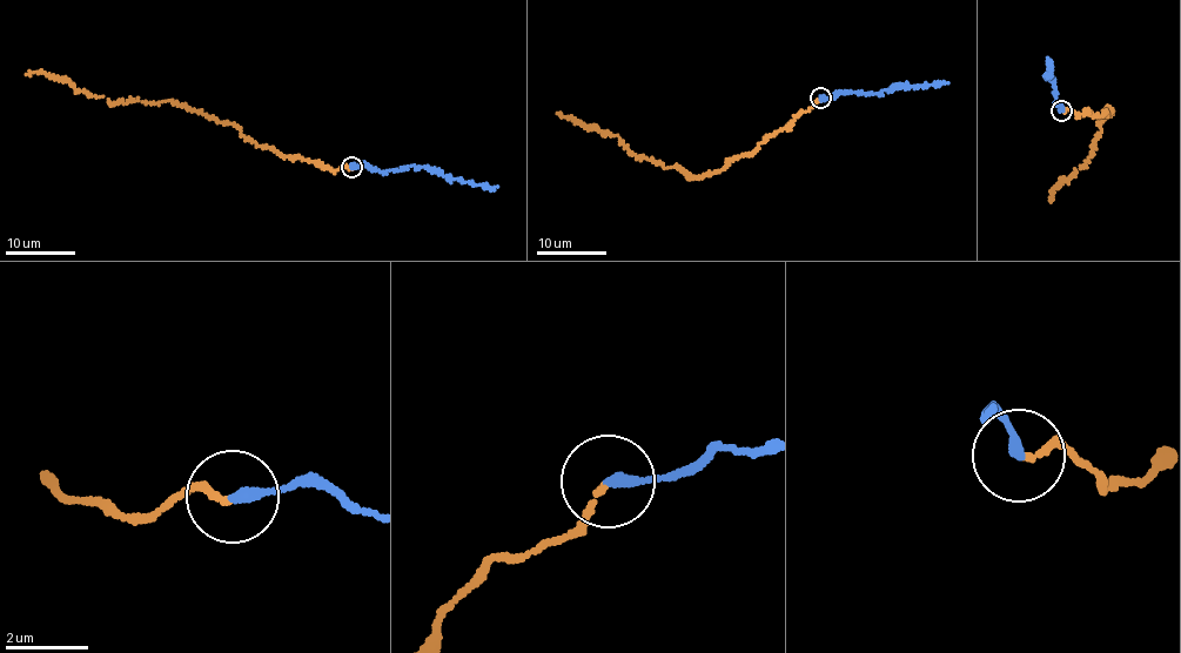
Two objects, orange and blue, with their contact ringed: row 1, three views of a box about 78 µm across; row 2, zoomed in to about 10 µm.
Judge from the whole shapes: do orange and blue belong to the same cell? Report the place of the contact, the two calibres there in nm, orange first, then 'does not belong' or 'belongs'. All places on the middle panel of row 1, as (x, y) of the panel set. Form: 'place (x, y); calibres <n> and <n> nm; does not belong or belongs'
place (820, 98); calibres 130 and 260 nm; does not belong

